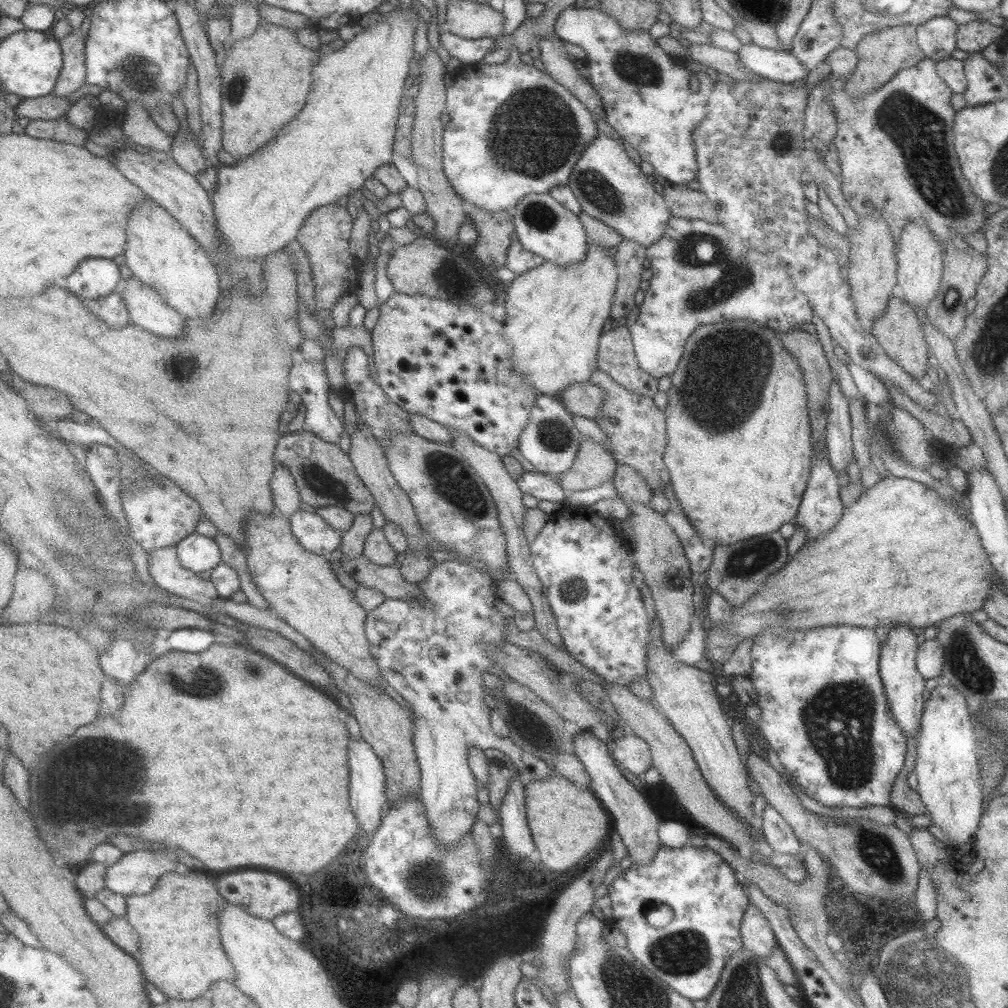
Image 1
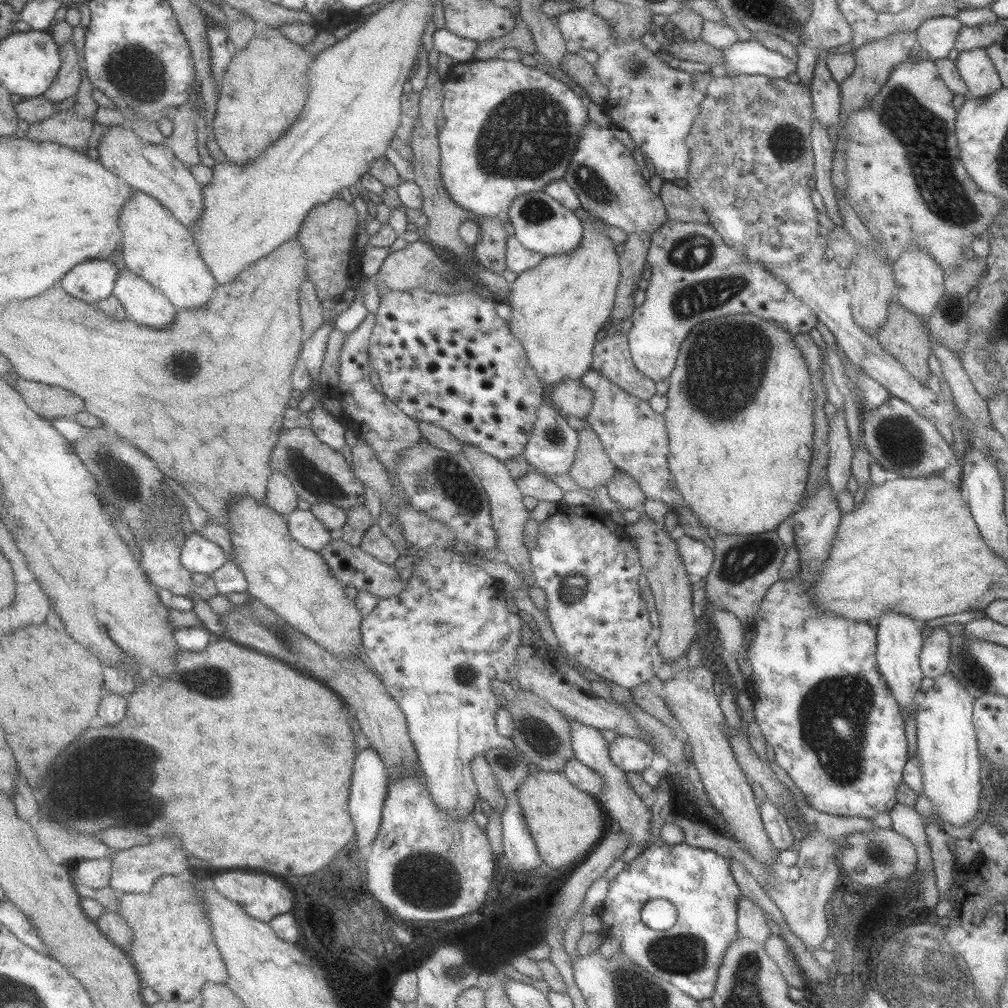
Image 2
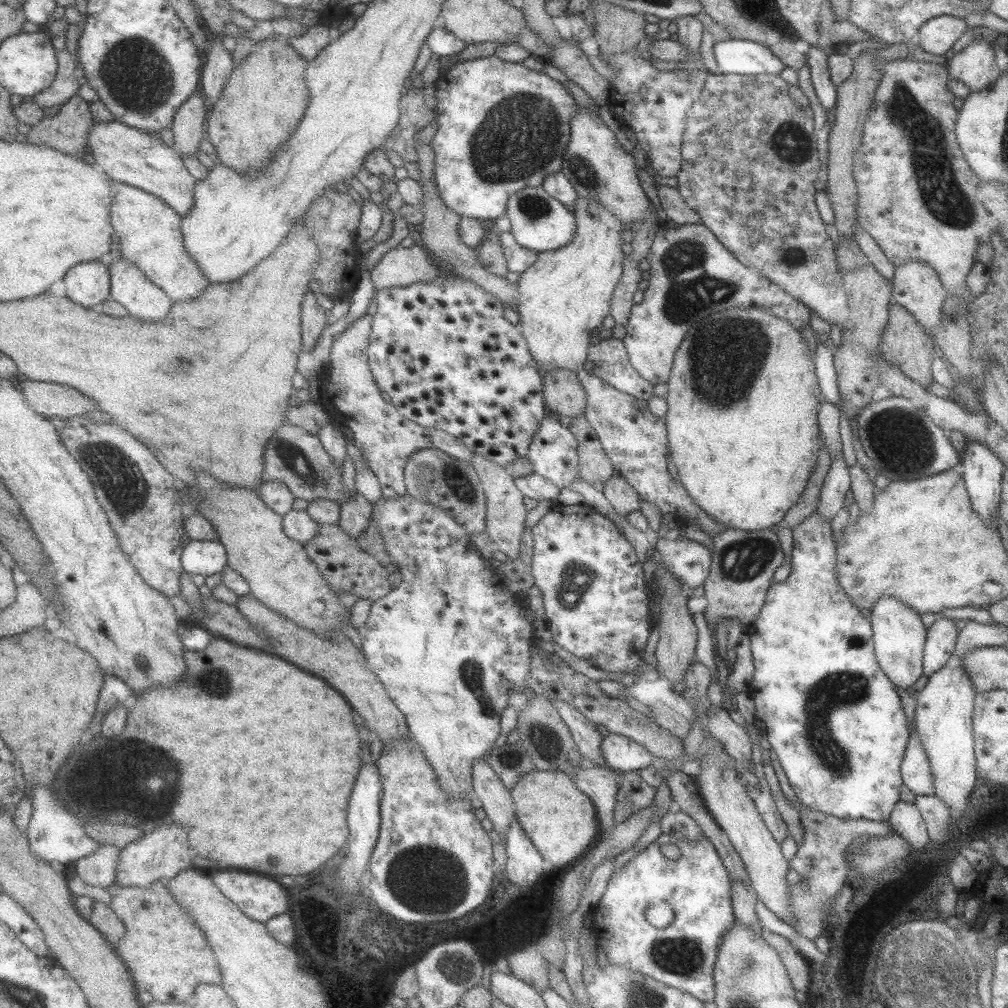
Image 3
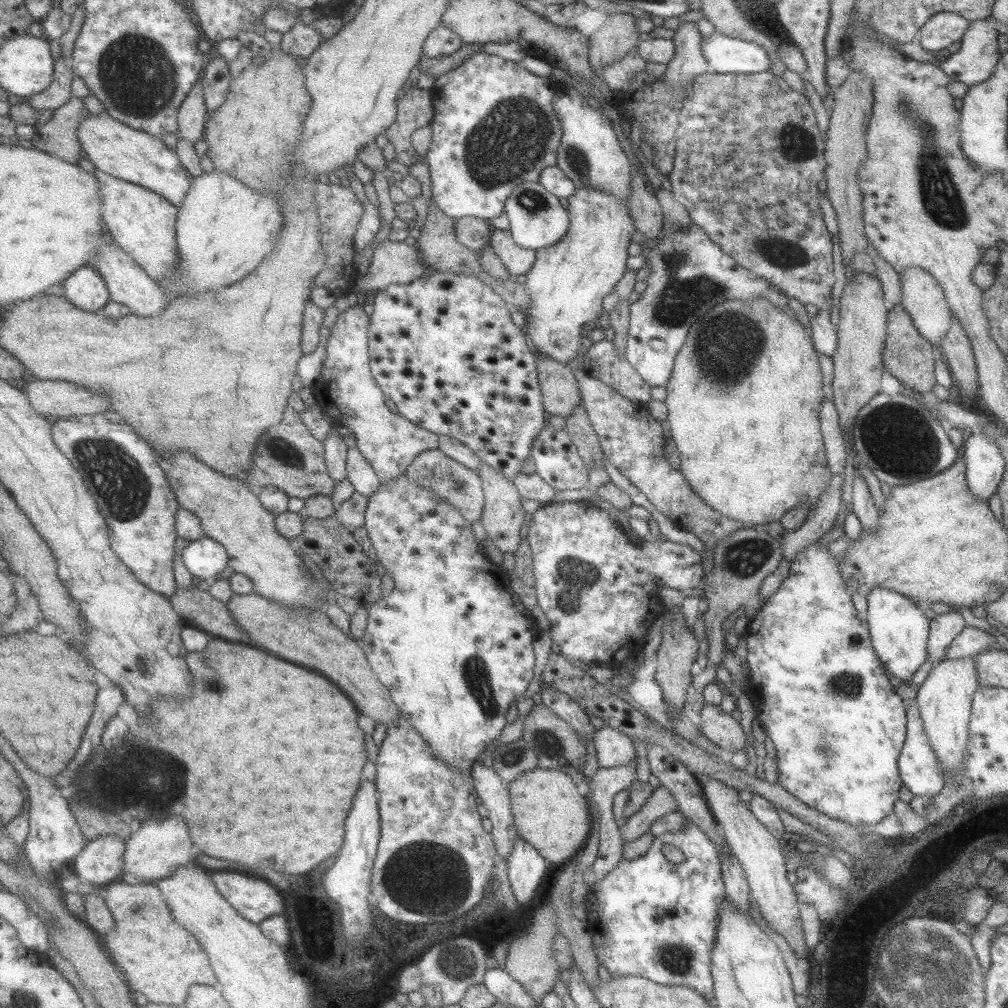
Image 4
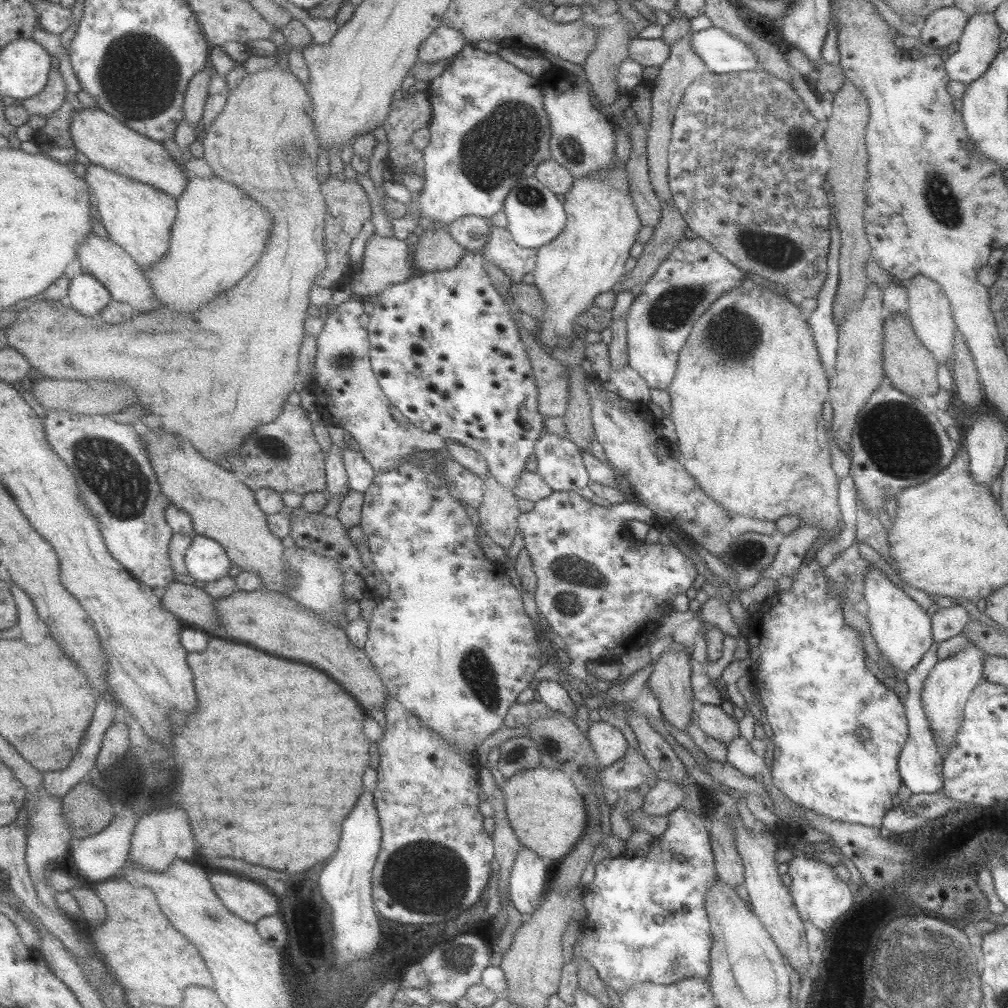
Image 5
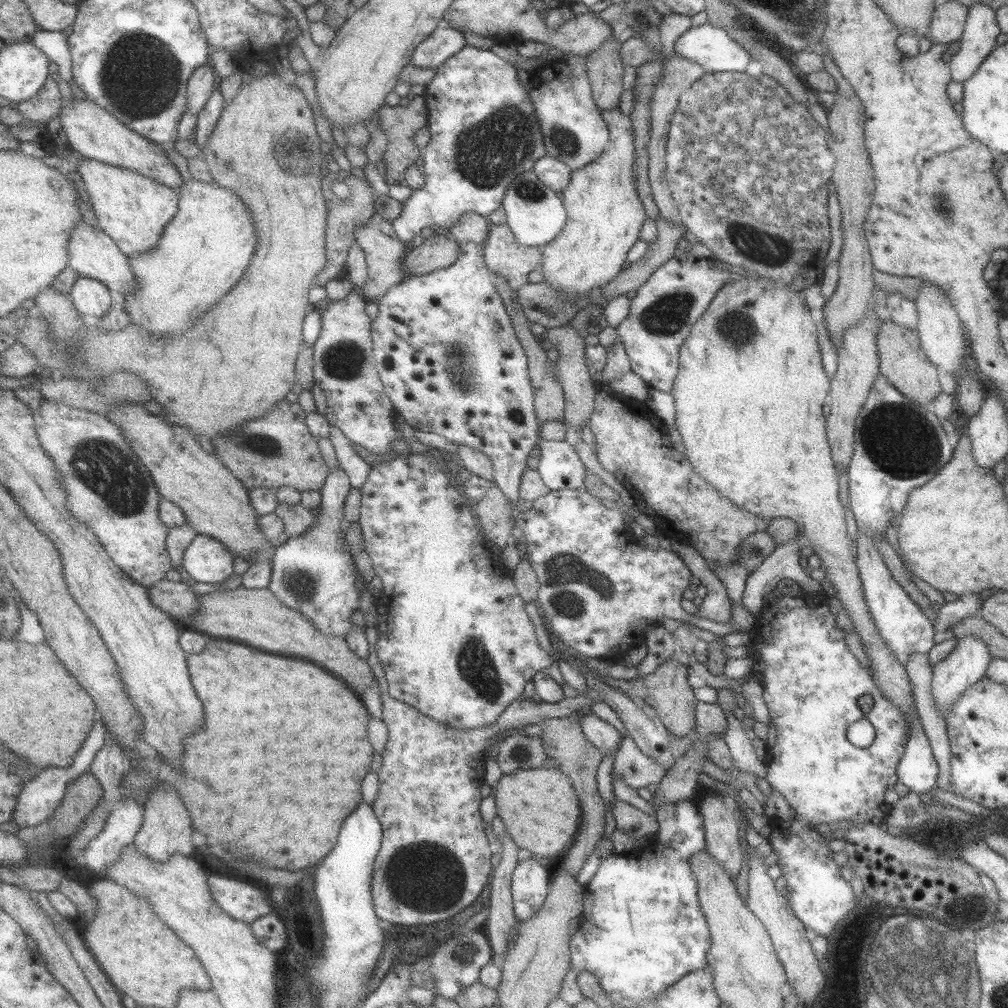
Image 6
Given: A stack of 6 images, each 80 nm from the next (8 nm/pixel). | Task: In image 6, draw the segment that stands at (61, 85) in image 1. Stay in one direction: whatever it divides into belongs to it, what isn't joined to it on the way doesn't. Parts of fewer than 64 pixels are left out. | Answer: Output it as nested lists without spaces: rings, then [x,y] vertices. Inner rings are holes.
[[[51,75],[47,79],[44,88],[39,91],[39,94],[36,94],[31,100],[16,104],[16,107],[25,119],[48,124],[56,117],[59,117],[64,105],[60,86],[55,77]]]

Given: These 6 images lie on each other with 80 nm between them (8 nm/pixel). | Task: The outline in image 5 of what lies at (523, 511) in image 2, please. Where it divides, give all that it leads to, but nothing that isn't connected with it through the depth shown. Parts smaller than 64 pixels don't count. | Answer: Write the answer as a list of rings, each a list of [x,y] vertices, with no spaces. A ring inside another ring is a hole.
[[[486,474],[482,481],[485,483],[485,497],[476,510],[477,518],[485,534],[497,546],[506,550],[518,532],[518,498],[513,491],[501,486],[490,474]]]

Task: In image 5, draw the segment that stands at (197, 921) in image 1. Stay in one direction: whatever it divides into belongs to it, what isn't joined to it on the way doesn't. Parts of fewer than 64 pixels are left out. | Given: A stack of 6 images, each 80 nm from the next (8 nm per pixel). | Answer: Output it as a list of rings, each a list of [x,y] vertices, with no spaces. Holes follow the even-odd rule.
[[[113,878],[109,881],[101,881],[96,884],[96,894],[98,894],[108,907],[109,918],[105,920],[103,926],[95,927],[91,934],[91,941],[94,943],[97,952],[101,957],[105,956],[107,962],[117,978],[119,984],[143,998],[143,1002],[149,1004],[159,1004],[159,1006],[179,1006],[183,1002],[183,992],[187,986],[203,986],[203,988],[213,988],[215,980],[199,954],[199,950],[175,930],[175,924],[163,913],[158,898],[153,890],[146,886],[133,886],[125,878]]]

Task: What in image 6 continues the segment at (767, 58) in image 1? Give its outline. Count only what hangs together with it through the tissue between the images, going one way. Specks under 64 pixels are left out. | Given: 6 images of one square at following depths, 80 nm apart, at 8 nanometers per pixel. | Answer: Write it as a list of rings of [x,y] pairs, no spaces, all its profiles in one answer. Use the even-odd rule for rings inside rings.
[[[709,21],[699,25],[690,26],[682,35],[679,35],[673,43],[673,52],[691,62],[696,62],[709,73],[744,72],[750,55],[735,40],[733,40],[722,28],[713,26]]]

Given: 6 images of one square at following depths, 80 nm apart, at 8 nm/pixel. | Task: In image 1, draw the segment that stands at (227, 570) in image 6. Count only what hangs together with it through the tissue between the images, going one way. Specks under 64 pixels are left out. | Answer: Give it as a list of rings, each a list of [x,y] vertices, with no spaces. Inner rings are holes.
[[[196,532],[178,544],[178,553],[182,565],[197,574],[212,571],[225,561],[219,543],[214,538]]]

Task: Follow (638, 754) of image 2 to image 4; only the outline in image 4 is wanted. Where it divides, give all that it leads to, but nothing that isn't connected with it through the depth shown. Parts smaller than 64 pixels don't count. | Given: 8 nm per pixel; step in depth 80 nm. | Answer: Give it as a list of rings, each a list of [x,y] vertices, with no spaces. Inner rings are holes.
[[[595,723],[592,741],[599,767],[612,767],[635,762],[630,736],[602,723]]]

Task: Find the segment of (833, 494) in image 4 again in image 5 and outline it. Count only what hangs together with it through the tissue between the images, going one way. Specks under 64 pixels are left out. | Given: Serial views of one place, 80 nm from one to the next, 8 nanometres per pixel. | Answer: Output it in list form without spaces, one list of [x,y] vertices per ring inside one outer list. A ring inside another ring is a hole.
[[[801,524],[787,536],[779,537],[778,549],[772,561],[762,570],[759,581],[777,581],[780,576],[795,577],[803,556],[811,543],[820,536],[820,528],[814,524]]]

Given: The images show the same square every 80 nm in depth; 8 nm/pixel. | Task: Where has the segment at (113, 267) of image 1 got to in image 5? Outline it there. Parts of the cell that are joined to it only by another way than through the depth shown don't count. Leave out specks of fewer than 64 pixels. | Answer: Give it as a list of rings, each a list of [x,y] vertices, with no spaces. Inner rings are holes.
[[[82,271],[73,277],[69,297],[70,307],[87,317],[100,317],[112,302],[111,291],[93,274]]]

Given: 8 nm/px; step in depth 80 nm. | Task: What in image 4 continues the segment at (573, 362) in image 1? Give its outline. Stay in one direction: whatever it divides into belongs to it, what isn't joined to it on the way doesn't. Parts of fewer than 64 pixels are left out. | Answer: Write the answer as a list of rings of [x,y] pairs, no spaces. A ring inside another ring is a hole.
[[[582,186],[566,198],[569,222],[565,234],[555,244],[537,249],[535,260],[526,272],[524,283],[528,292],[529,307],[525,313],[525,336],[532,350],[539,356],[550,358],[563,366],[571,362],[576,352],[581,350],[581,327],[591,326],[593,320],[603,311],[602,299],[609,294],[617,281],[626,271],[627,249],[630,245],[631,232],[636,230],[628,206],[613,195],[602,193],[597,189]]]

